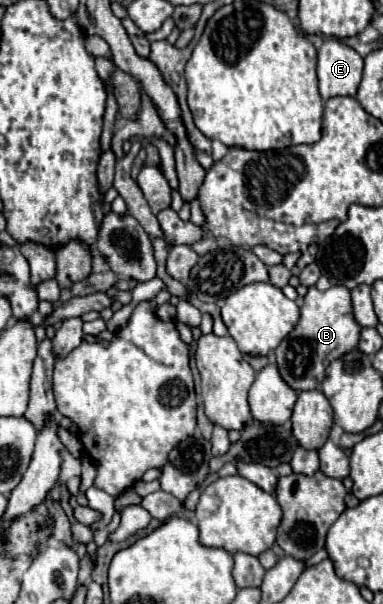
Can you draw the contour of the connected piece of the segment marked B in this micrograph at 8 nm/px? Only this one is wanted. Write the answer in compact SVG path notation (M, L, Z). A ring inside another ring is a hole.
M335 284L329 290L321 292L315 286L311 286L303 298L301 318L297 326L275 350L275 360L283 380L297 392L319 388L329 362L357 348L359 334L361 334L361 326L353 316L349 288Z

